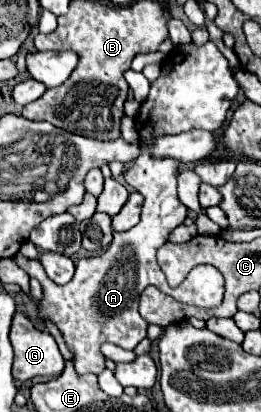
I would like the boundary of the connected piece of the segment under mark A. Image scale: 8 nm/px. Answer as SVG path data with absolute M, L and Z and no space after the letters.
M144 150L136 162L132 162L132 166L124 172L124 180L144 196L140 224L128 232L114 232L114 240L104 254L80 258L76 262L74 278L68 284L54 284L38 260L16 256L16 262L30 276L40 280L44 288L40 316L50 318L64 334L68 348L74 352L74 366L78 374L100 374L104 370L104 358L100 352L104 342L118 344L124 350L134 350L136 344L146 338L148 322L138 314L138 300L146 286L156 286L174 300L198 308L214 308L222 302L224 278L212 266L202 264L194 267L178 288L170 288L164 272L156 262L156 250L168 240L176 226L184 224L188 216L188 208L176 196L176 178L180 174L180 166L180 160L170 156L158 158L148 150Z

